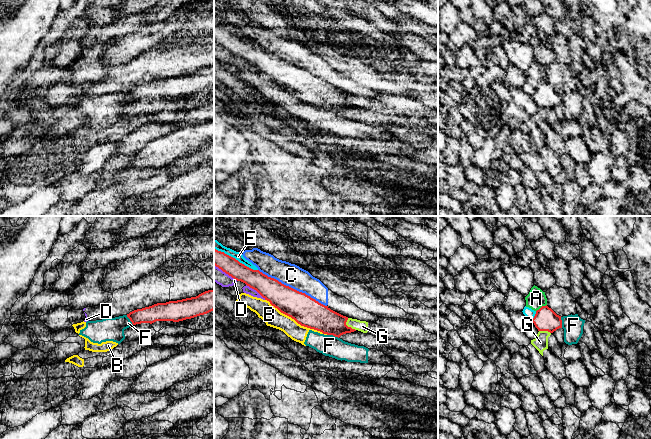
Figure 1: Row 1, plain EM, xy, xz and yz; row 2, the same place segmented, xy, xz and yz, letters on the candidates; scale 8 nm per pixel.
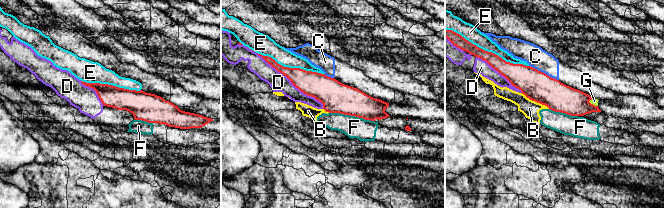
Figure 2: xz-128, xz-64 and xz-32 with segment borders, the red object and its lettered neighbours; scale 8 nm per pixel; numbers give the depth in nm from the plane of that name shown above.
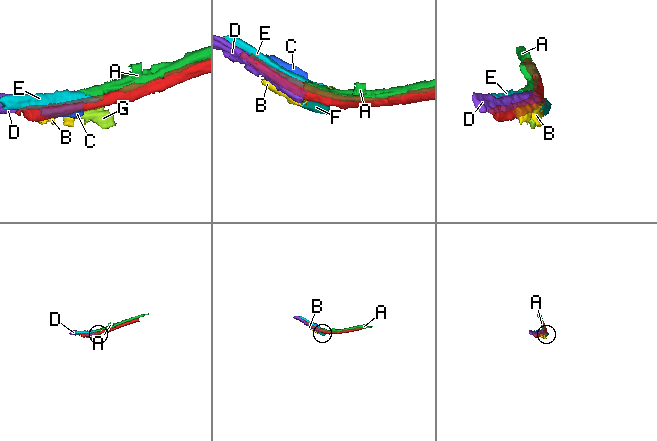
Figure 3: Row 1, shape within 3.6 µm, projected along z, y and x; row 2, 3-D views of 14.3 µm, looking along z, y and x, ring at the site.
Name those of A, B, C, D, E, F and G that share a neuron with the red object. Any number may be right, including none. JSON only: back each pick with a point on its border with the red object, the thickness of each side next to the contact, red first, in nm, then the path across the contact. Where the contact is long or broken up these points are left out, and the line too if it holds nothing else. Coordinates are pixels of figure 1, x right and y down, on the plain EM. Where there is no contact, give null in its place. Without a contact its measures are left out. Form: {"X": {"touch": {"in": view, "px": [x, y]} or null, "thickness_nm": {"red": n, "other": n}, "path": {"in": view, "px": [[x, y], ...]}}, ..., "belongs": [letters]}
{"F": {"touch": {"in": "xz", "px": [333, 111]}, "thickness_nm": {"red": 220, "other": 170}, "path": {"in": "xz", "px": [[311, 90], [333, 111], [329, 121]]}}, "belongs": ["F"]}

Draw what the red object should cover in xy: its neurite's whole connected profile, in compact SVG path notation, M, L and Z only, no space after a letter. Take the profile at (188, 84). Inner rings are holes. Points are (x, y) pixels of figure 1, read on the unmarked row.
M208 66L196 73L166 79L157 79L149 83L137 85L127 91L87 97L86 103L79 111L93 119L101 120L113 117L120 120L124 115L124 106L141 99L156 97L179 98L207 90L214 86L214 66Z

